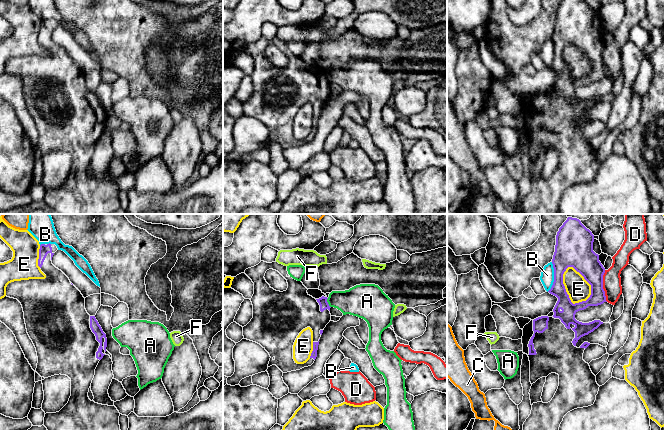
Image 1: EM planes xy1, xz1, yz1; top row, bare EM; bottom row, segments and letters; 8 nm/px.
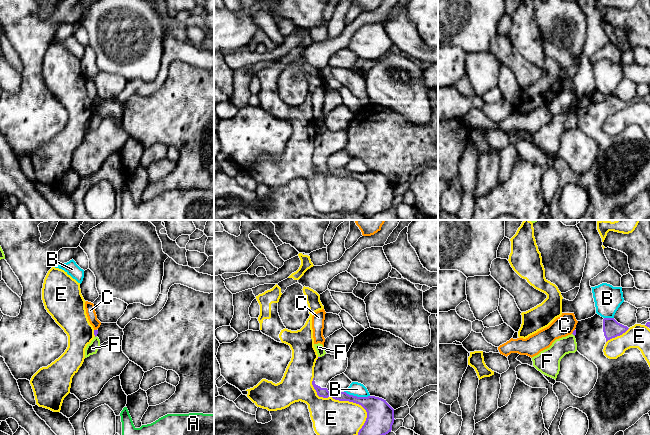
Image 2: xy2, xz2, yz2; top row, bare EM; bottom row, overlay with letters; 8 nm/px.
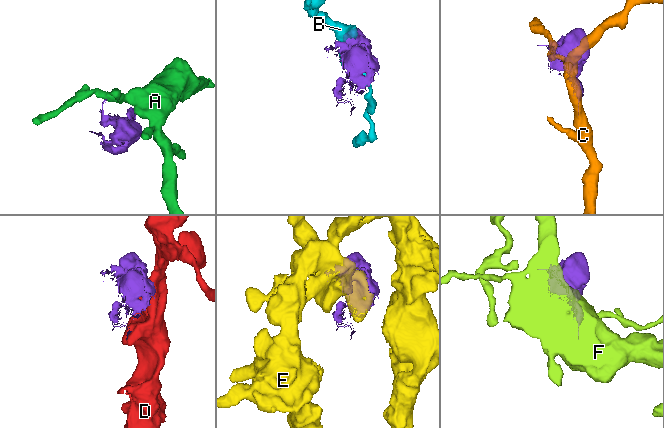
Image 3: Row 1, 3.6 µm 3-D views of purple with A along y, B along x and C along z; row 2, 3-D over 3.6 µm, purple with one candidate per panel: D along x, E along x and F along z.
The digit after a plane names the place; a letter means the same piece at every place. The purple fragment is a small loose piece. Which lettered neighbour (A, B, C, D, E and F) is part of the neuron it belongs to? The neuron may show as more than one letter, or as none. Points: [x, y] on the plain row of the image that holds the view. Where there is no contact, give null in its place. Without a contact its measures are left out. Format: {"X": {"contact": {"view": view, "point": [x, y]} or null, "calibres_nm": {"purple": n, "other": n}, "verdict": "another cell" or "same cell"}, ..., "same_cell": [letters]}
{"A": {"contact": {"view": "xz1", "point": [327, 79]}, "calibres_nm": {"purple": 70, "other": 240}, "verdict": "another cell"}, "B": {"contact": {"view": "yz1", "point": [554, 53]}, "calibres_nm": {"purple": 260, "other": 110}, "verdict": "another cell"}, "C": {"contact": {"view": "yz2", "point": [573, 107]}, "calibres_nm": {"purple": 30, "other": 160}, "verdict": "another cell"}, "D": {"contact": {"view": "yz1", "point": [602, 62]}, "calibres_nm": {"purple": 200, "other": 140}, "verdict": "another cell"}, "E": {"contact": {"view": "xz2", "point": [346, 176]}, "calibres_nm": {"purple": 170, "other": 300}, "verdict": "another cell"}, "F": {"contact": {"view": "yz2", "point": [573, 110]}, "calibres_nm": {"purple": 30, "other": 150}, "verdict": "another cell"}, "same_cell": []}

